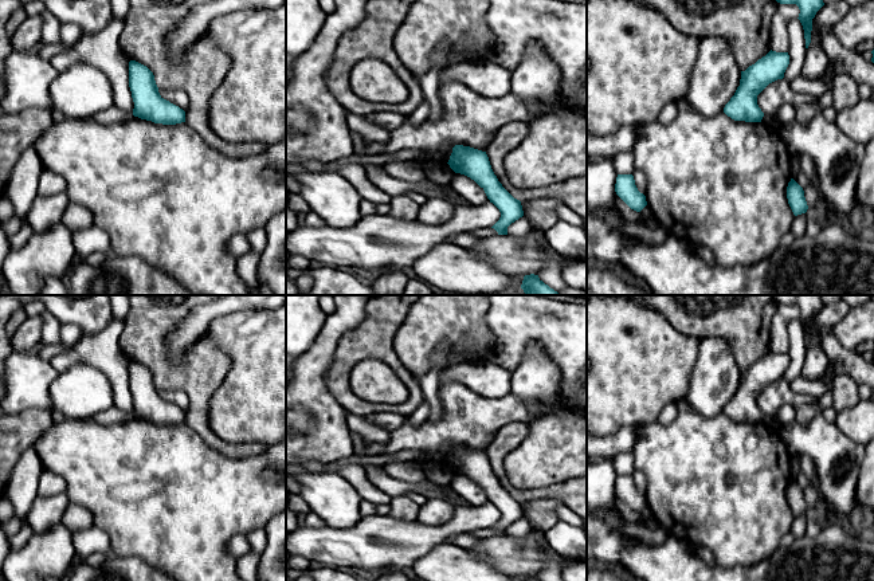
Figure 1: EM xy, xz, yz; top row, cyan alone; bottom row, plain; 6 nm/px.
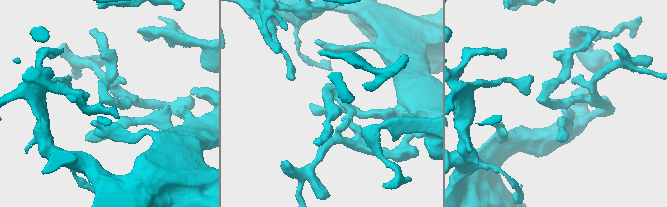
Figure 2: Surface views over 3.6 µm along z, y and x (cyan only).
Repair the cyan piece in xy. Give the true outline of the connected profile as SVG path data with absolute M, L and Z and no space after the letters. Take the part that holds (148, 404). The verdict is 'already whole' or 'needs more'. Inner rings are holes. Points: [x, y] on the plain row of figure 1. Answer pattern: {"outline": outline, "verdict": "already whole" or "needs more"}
{"outline": "M136 361L129 362L129 388L134 417L162 425L185 423L185 412L160 396L153 373Z", "verdict": "already whole"}

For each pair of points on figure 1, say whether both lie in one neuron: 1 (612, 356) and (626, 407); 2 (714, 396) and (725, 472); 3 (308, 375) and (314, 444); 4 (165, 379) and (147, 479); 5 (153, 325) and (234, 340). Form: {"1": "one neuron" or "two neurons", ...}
{"1": "one neuron", "2": "two neurons", "3": "one neuron", "4": "two neurons", "5": "two neurons"}

